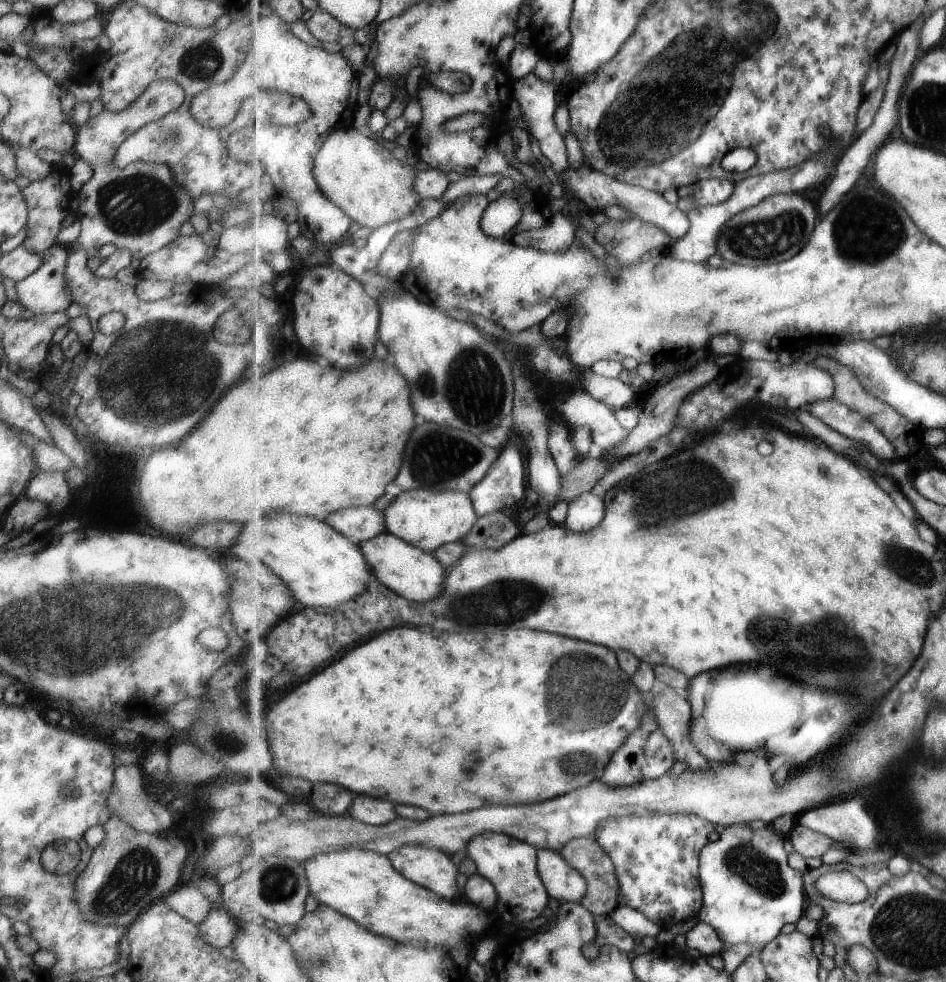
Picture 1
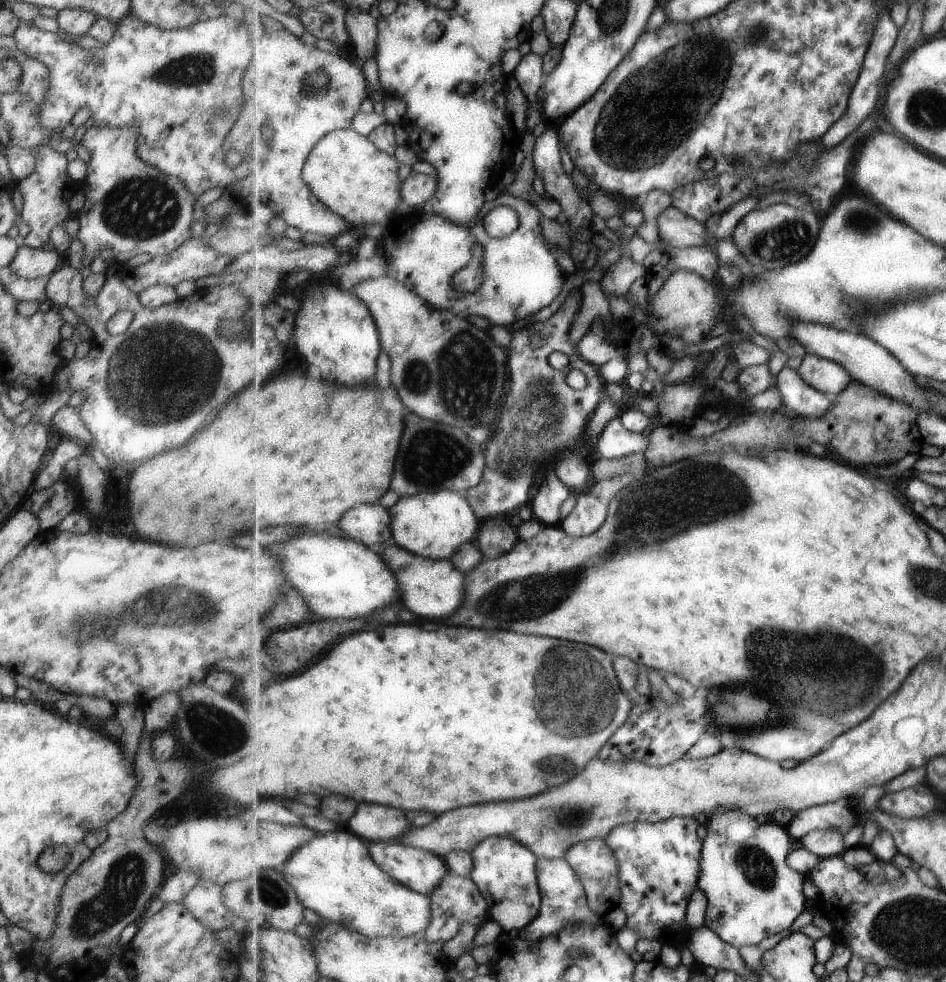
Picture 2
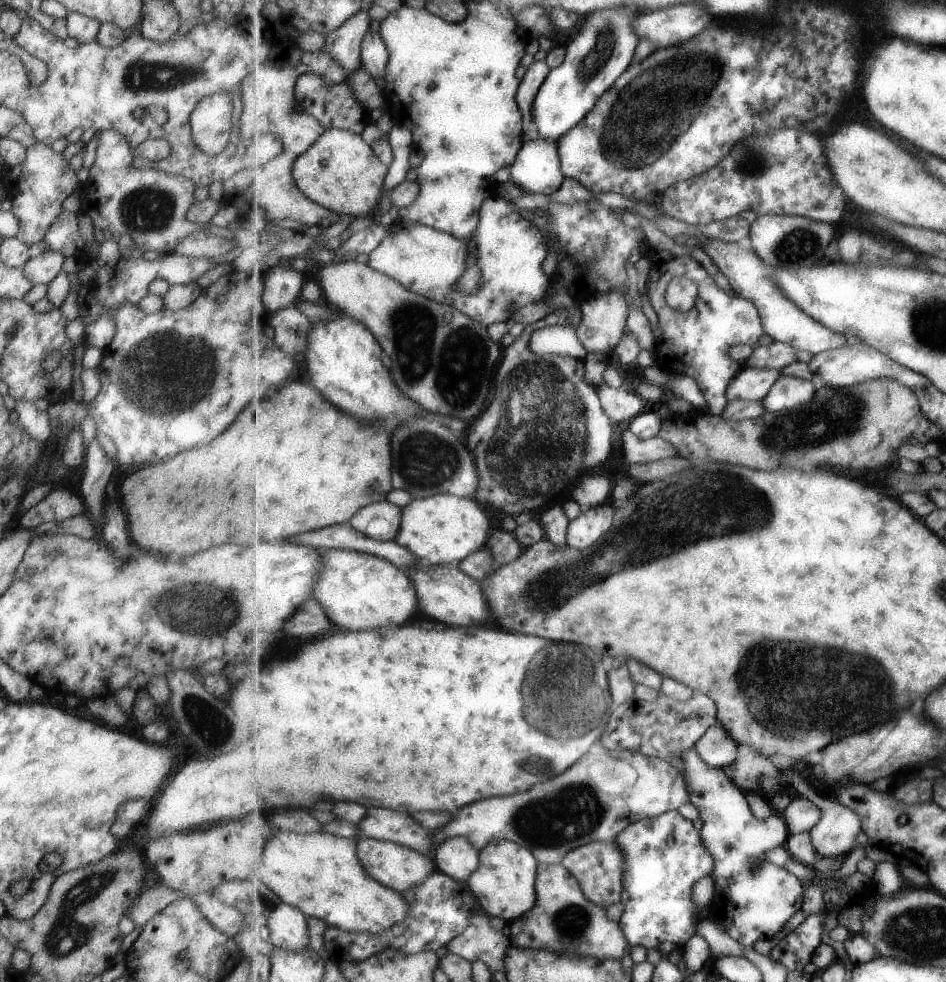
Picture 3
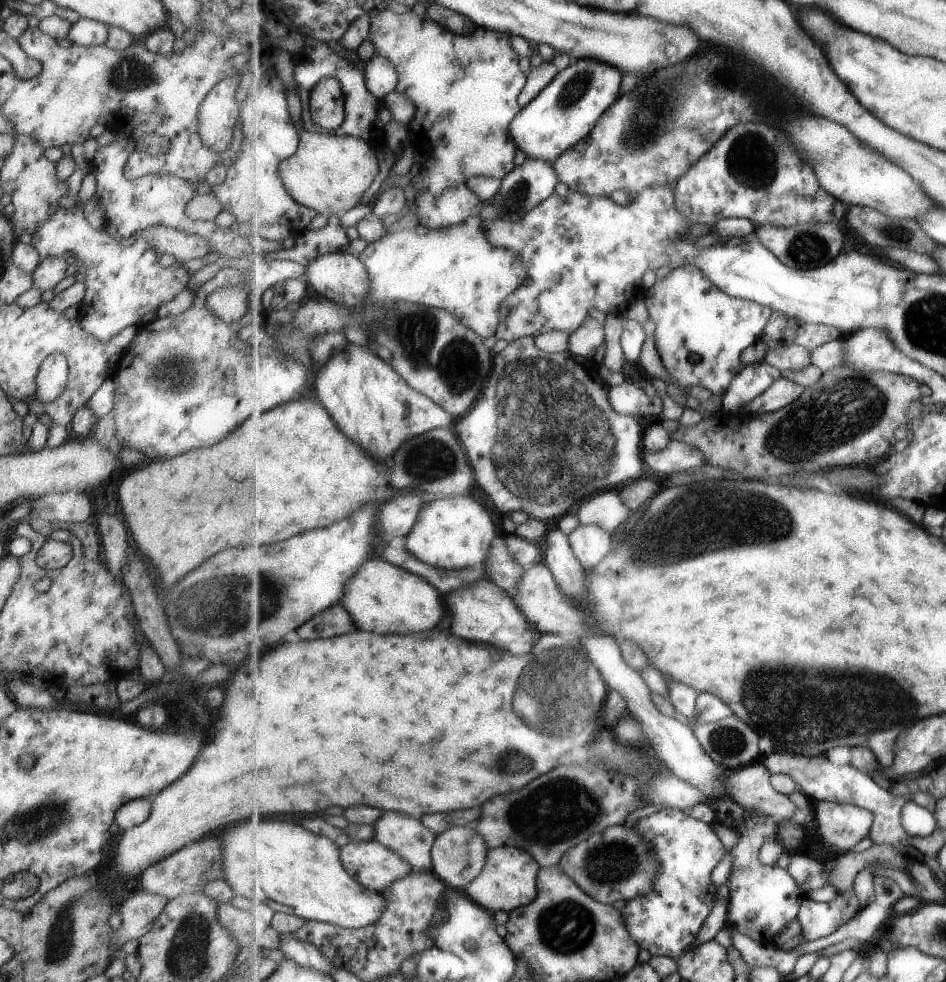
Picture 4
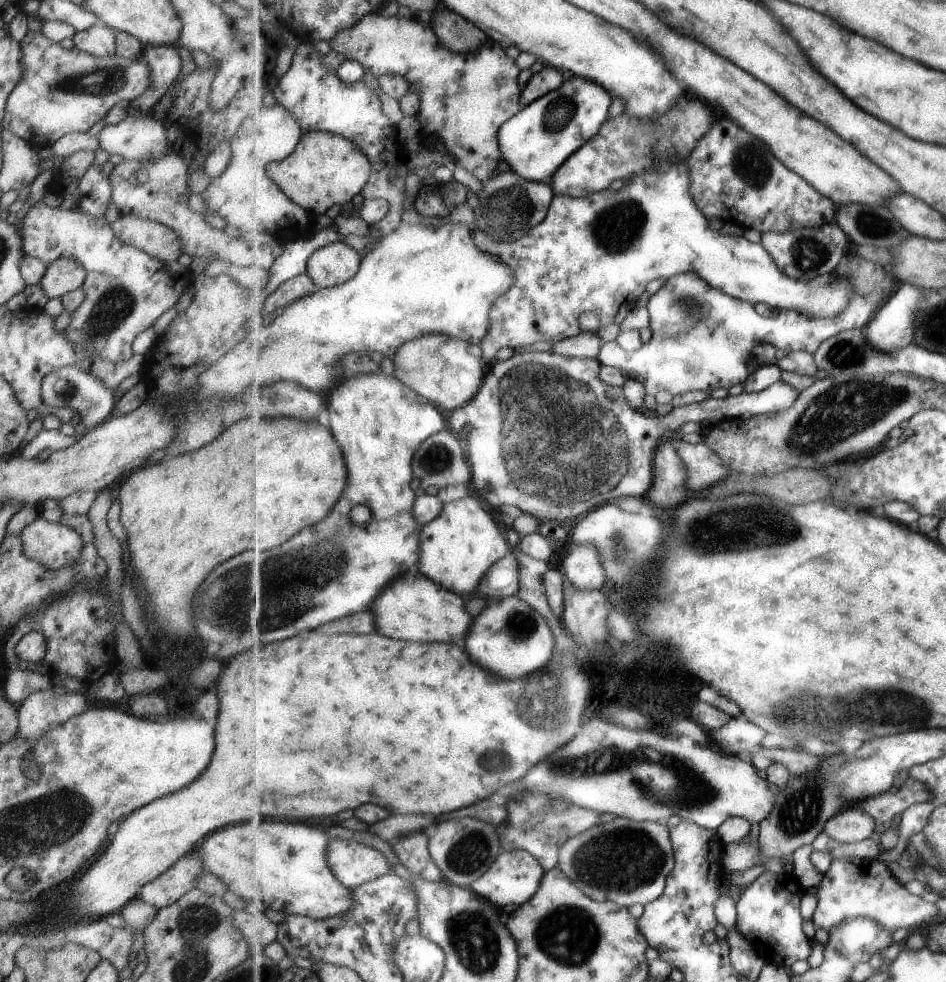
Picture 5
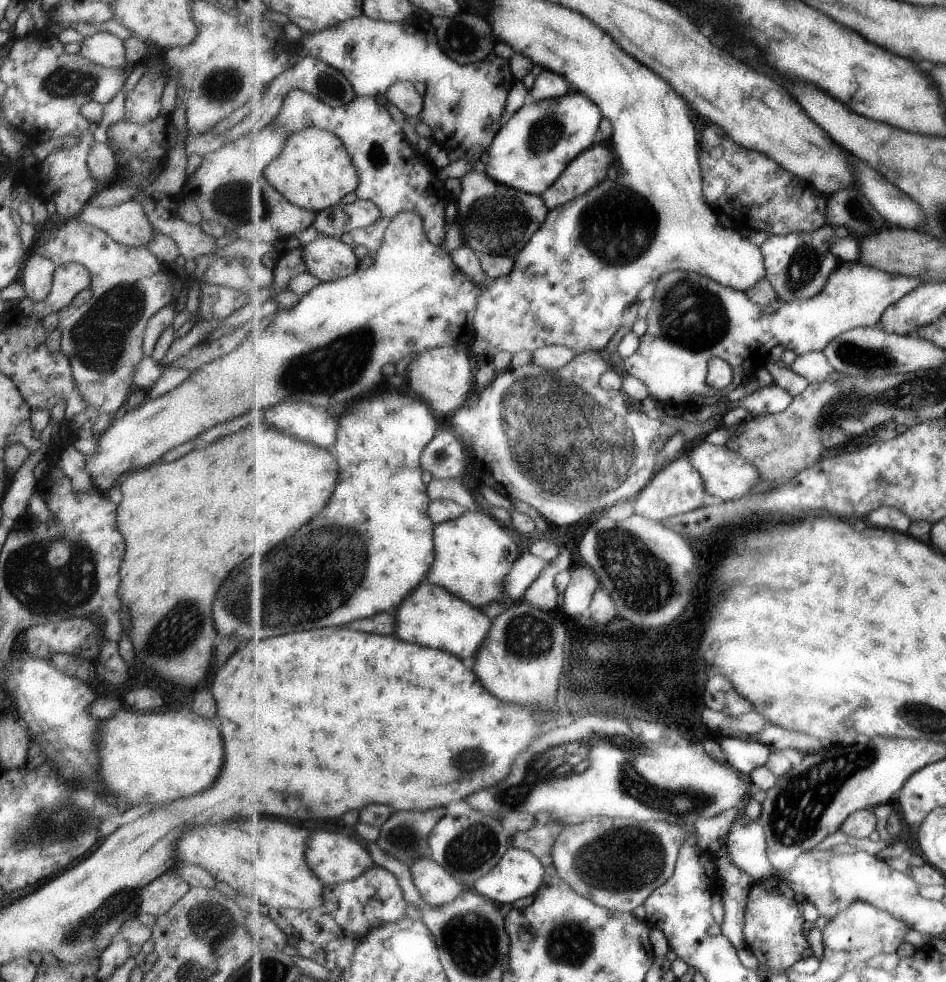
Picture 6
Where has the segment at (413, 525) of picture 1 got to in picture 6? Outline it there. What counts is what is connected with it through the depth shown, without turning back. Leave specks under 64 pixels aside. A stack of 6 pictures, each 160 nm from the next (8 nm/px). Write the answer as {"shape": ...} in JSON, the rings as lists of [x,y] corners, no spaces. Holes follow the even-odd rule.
{"shape":[[[467,509],[467,512],[457,518],[436,524],[435,566],[427,580],[442,586],[478,609],[489,602],[500,604],[501,598],[506,596],[502,582],[506,581],[510,566],[522,556],[521,544],[515,542],[511,535],[503,523],[480,510]]]}

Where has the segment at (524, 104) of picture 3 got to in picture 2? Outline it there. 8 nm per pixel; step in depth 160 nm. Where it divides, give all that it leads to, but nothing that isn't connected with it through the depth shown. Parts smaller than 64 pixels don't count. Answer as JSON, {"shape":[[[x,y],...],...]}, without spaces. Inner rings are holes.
{"shape":[[[530,52],[521,58],[512,72],[523,94],[525,94],[525,98],[527,98],[527,106],[530,101],[537,98],[537,92],[545,84],[543,72],[545,72],[544,56]]]}

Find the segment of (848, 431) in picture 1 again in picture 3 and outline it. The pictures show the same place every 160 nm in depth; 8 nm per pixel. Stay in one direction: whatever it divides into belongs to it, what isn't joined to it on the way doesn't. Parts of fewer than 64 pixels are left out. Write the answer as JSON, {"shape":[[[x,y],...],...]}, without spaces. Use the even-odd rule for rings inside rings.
{"shape":[[[783,375],[762,400],[767,411],[777,412],[804,405],[812,400],[816,393],[816,384],[812,380]]]}

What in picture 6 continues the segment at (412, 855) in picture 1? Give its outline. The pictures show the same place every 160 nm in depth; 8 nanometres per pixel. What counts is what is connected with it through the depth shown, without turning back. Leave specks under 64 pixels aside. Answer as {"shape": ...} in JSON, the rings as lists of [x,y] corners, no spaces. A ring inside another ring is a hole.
{"shape":[[[313,832],[310,844],[307,860],[327,885],[355,880],[376,864],[368,848],[339,832]]]}

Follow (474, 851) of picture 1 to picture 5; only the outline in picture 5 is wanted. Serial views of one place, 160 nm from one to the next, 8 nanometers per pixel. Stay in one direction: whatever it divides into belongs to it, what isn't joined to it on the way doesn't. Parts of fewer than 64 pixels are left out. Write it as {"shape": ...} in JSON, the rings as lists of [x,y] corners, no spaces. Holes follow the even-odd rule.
{"shape":[[[523,849],[503,851],[491,865],[491,868],[481,878],[473,882],[469,888],[483,898],[489,899],[499,908],[505,908],[507,904],[521,906],[530,901],[538,892],[545,873],[546,870],[542,863],[538,858],[535,858],[534,854]]]}

